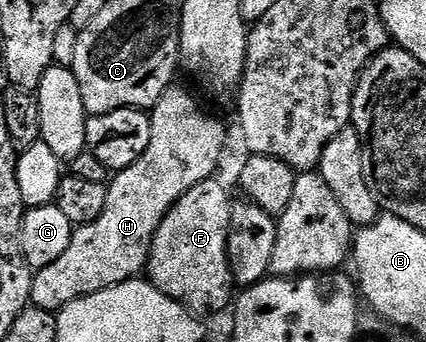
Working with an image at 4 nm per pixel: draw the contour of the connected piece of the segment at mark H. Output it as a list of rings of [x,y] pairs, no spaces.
[[[179,84],[169,86],[168,91],[158,100],[158,104],[153,106],[151,111],[152,123],[150,124],[150,144],[146,148],[146,152],[142,152],[142,156],[138,156],[138,160],[134,160],[134,164],[130,164],[130,168],[119,171],[107,183],[108,195],[106,196],[106,208],[102,208],[102,216],[98,216],[98,220],[94,220],[85,226],[77,226],[72,231],[72,239],[70,240],[70,248],[66,248],[66,252],[62,252],[62,256],[58,256],[58,260],[54,260],[54,264],[50,264],[46,268],[35,271],[32,279],[32,300],[31,305],[59,312],[64,307],[69,306],[74,300],[90,296],[94,292],[102,292],[106,288],[114,288],[123,282],[129,282],[131,278],[143,275],[148,265],[148,257],[150,256],[150,248],[154,236],[158,232],[158,224],[162,224],[162,220],[166,216],[166,212],[170,212],[170,208],[174,208],[174,204],[178,200],[182,200],[182,196],[186,196],[186,192],[190,192],[190,188],[194,188],[194,184],[202,184],[207,178],[213,177],[220,166],[220,157],[224,154],[224,126],[212,114],[207,114],[200,107],[200,102],[188,90],[183,90]]]

